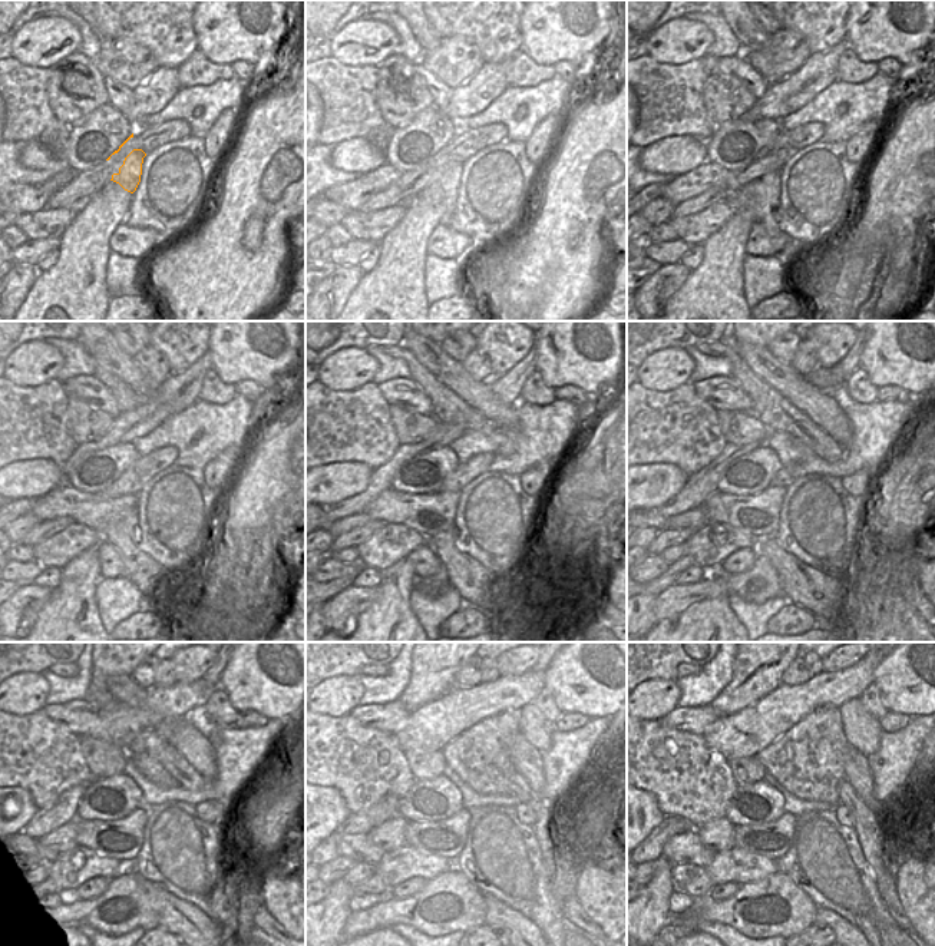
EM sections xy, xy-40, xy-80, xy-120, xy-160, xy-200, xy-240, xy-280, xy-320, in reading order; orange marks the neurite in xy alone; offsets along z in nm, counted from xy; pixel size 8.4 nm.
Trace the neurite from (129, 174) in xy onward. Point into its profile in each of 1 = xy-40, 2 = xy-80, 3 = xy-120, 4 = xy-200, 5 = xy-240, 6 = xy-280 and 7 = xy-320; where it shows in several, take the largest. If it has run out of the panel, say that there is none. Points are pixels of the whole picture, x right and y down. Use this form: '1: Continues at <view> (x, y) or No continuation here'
1: Continues at xy-40 (449, 181)
2: Continues at xy-80 (762, 198)
3: Continues at xy-120 (139, 568)
4: Continues at xy-200 (822, 595)
5: Continues at xy-240 (197, 930)
6: Continues at xy-280 (522, 933)
7: Continues at xy-320 (846, 933)

